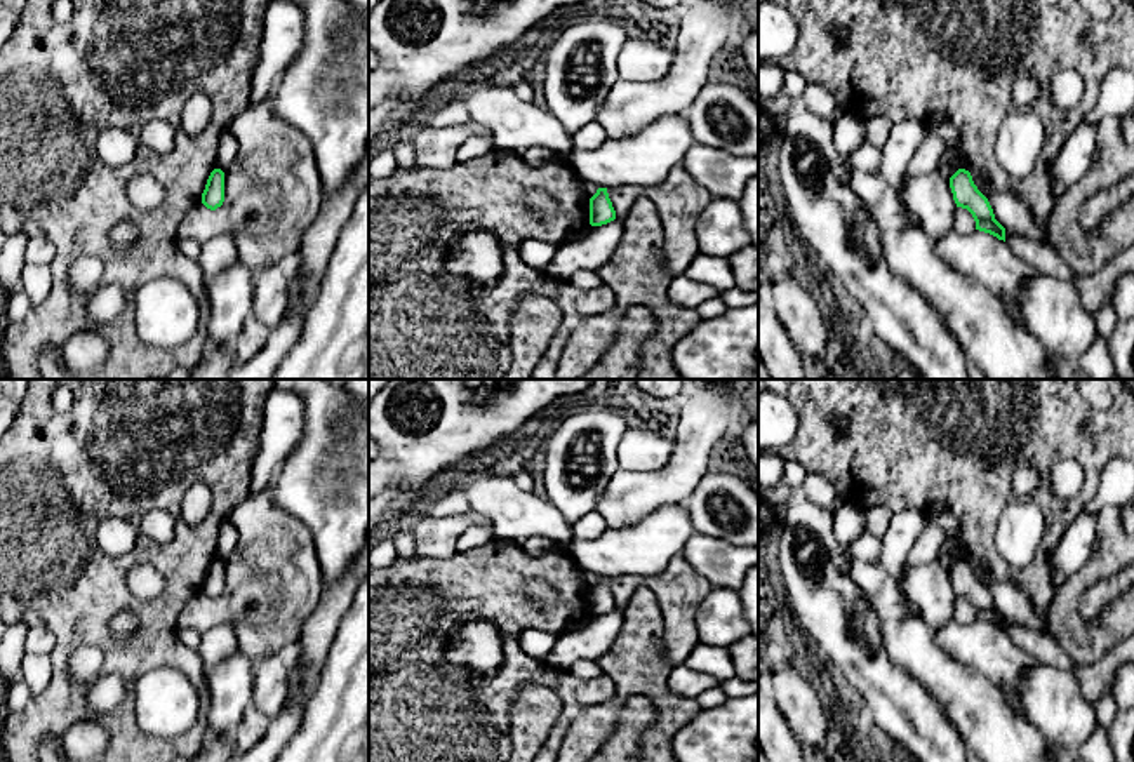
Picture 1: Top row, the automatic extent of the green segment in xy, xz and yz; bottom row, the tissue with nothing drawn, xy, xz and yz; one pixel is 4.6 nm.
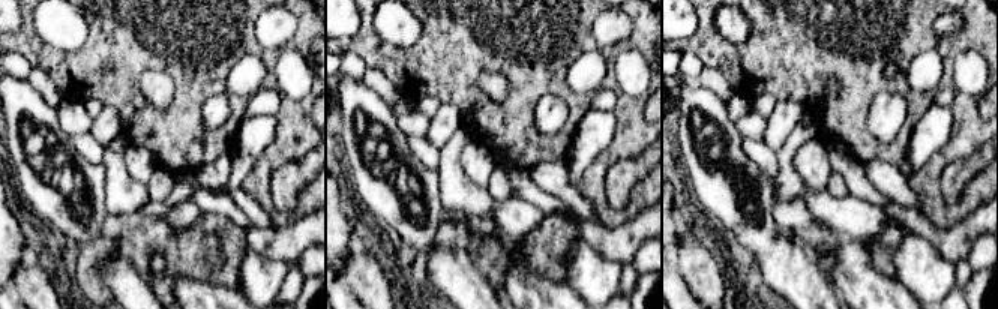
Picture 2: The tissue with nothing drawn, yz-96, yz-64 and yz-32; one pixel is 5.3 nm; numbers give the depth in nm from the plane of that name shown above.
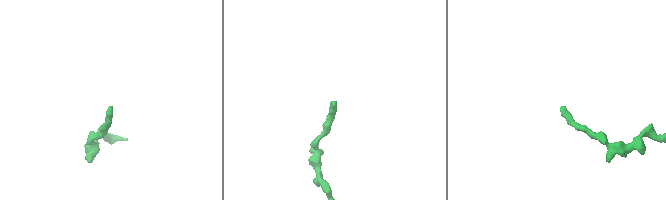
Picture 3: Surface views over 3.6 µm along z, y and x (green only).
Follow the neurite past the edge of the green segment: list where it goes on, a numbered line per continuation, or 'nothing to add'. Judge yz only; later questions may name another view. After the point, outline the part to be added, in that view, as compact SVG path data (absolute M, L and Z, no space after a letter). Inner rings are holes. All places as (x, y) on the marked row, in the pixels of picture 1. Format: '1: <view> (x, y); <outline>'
nothing to add

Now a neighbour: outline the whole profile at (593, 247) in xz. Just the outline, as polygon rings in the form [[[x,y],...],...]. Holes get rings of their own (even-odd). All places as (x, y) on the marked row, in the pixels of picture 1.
[[[614,219],[602,226],[583,230],[574,240],[564,244],[546,273],[558,278],[567,278],[577,270],[598,271],[609,263],[621,244],[624,221]]]

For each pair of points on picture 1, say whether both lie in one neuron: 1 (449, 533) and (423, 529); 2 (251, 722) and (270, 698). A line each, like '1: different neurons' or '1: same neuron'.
1: same neuron
2: different neurons

